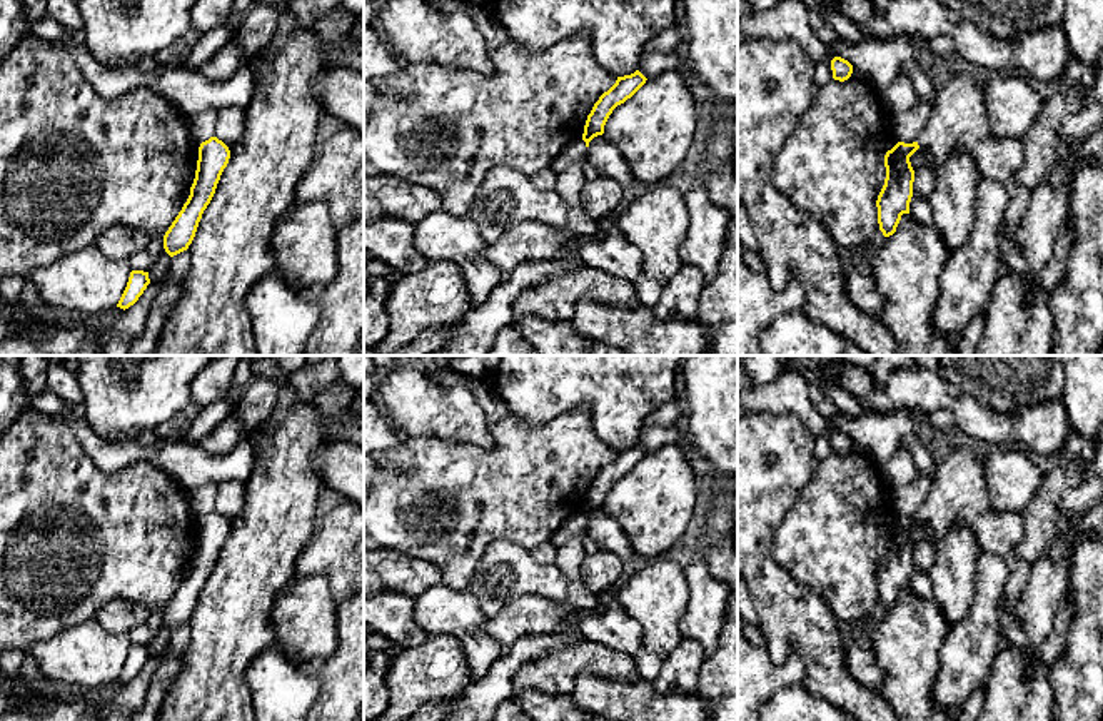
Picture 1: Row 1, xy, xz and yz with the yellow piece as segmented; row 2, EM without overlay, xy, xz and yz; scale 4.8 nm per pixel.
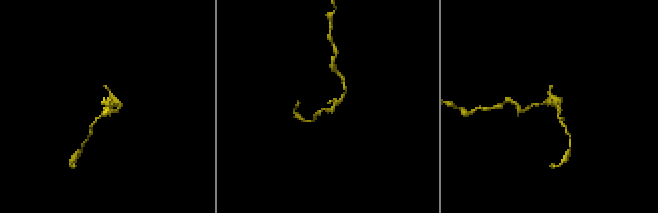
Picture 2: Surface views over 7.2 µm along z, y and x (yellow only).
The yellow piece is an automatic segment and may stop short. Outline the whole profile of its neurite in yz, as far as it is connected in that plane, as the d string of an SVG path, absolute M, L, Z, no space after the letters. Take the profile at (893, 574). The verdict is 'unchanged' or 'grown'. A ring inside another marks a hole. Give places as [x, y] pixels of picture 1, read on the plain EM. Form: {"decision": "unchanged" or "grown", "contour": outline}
{"decision": "grown", "contour": "M953 446L944 461L938 462L931 491L918 514L898 516L886 526L886 552L876 574L878 597L884 611L896 606L903 587L909 587L914 556L909 531L919 521L928 521L938 536L964 524L975 532L983 551L1006 562L1010 577L1003 592L1000 628L1011 644L1025 648L1028 633L1015 613L1031 572L1031 562L1015 554L1023 539L1023 517L993 509L983 457Z"}

